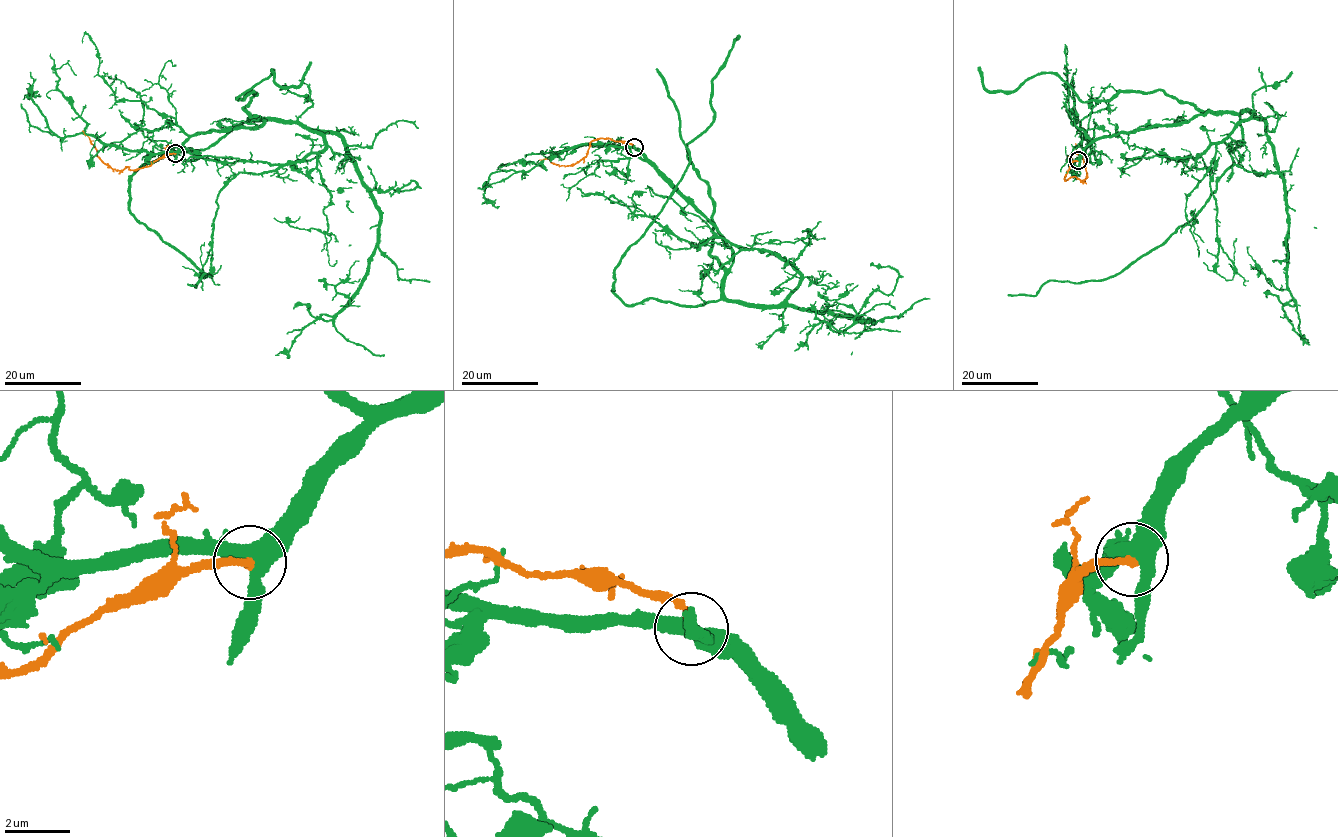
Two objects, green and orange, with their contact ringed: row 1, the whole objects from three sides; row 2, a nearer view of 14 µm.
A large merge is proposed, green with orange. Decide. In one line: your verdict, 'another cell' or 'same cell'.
another cell

